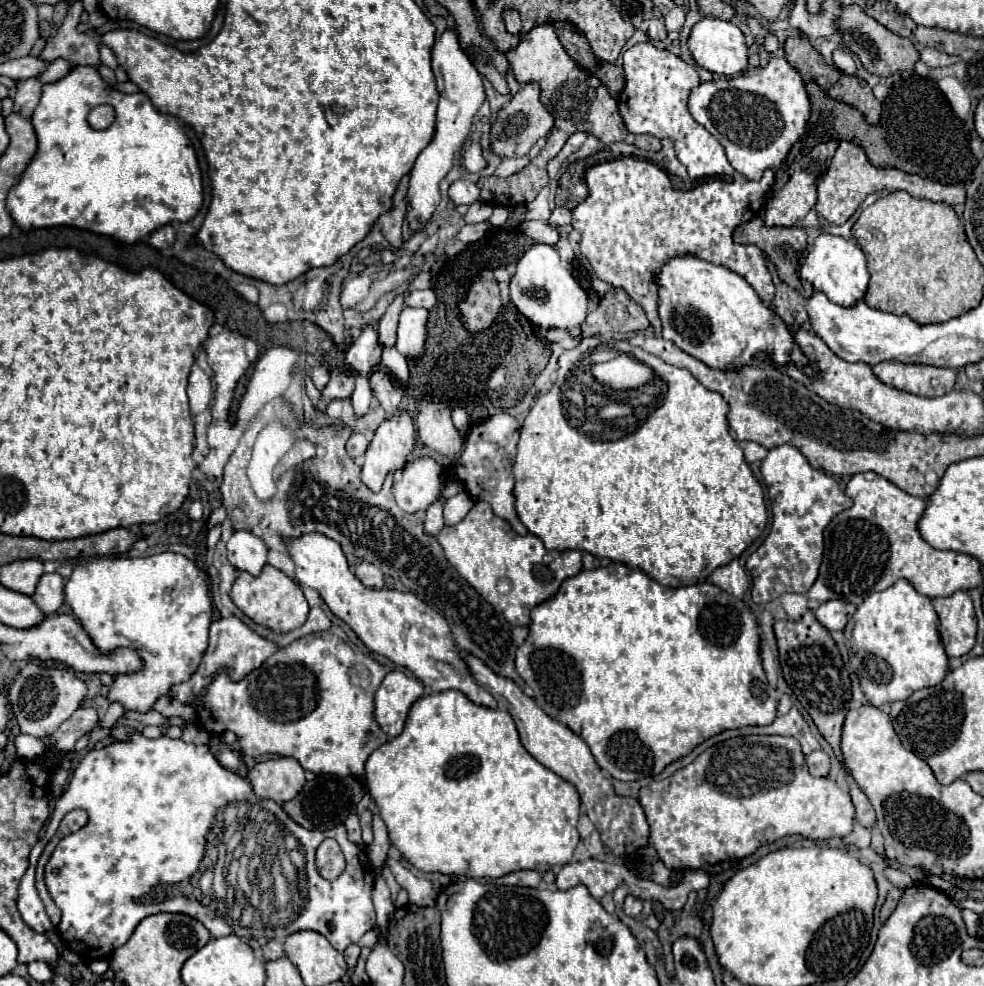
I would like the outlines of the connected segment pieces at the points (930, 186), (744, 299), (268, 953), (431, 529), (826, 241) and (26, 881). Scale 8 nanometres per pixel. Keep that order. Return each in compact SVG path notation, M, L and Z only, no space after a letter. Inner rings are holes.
M839 142L839 148L825 172L825 176L821 178L821 182L817 184L817 212L827 218L831 224L845 224L853 212L859 208L859 204L871 194L871 192L879 192L879 190L887 190L887 192L895 192L895 190L905 190L915 198L927 198L933 202L945 202L945 204L963 204L966 201L966 190L964 184L939 184L915 174L907 174L903 170L897 168L875 168L871 166L871 162L867 160L865 152L853 144L853 142Z
M695 256L671 258L659 272L659 318L663 322L663 338L675 342L681 350L699 358L711 368L717 370L737 368L751 362L751 356L755 356L759 350L767 350L771 352L773 362L777 364L793 362L799 368L803 368L807 374L813 374L809 360L799 352L783 320L759 300L759 296L743 276L731 272L725 266L717 266L713 262L705 262Z
M277 938L267 940L267 942L261 946L261 956L263 956L265 960L281 958L281 956L283 956L283 944L281 944Z
M437 500L435 504L431 504L427 508L427 516L425 516L423 526L425 526L427 536L437 536L441 532L441 528L445 526L443 524L443 502L441 500Z
M827 232L817 236L815 244L809 248L807 260L801 266L801 276L807 282L811 282L815 290L823 292L831 302L845 308L851 308L855 306L855 302L861 302L869 284L867 262L861 248L851 240L845 240L841 236L833 236Z
M35 862L29 864L27 872L23 874L21 882L19 882L19 898L17 898L17 906L19 906L19 914L21 918L37 932L47 932L53 930L53 924L49 920L49 916L45 914L43 902L35 890Z

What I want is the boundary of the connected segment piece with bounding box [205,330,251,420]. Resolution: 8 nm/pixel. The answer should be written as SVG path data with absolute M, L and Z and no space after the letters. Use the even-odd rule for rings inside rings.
M227 330L215 338L209 340L205 346L209 356L209 366L215 372L215 404L213 404L213 420L223 420L229 414L234 390L239 378L247 372L251 366L247 354L245 354L245 336L239 332Z

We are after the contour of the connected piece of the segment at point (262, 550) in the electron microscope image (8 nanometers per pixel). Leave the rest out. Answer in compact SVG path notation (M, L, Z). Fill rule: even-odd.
M237 530L229 542L227 542L227 558L229 562L237 568L237 570L247 570L249 574L257 576L261 572L261 568L267 564L267 546L263 544L263 540L259 536L255 536L249 530Z

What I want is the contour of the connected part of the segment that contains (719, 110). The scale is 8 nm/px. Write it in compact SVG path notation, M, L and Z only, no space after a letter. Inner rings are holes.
M785 58L751 68L733 78L701 82L689 94L689 112L725 148L731 166L745 178L761 178L767 168L779 168L791 146L803 136L811 114L805 82Z

